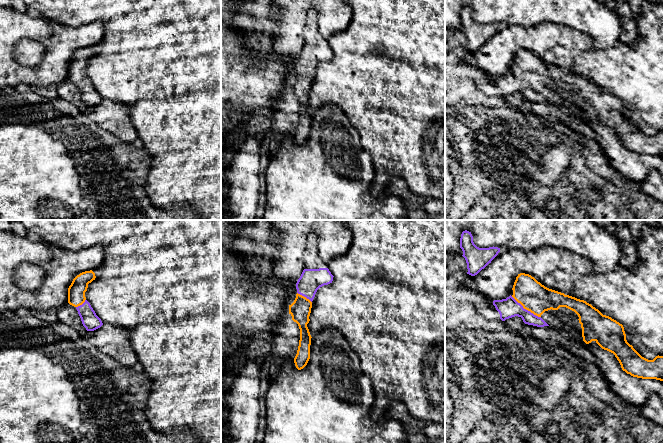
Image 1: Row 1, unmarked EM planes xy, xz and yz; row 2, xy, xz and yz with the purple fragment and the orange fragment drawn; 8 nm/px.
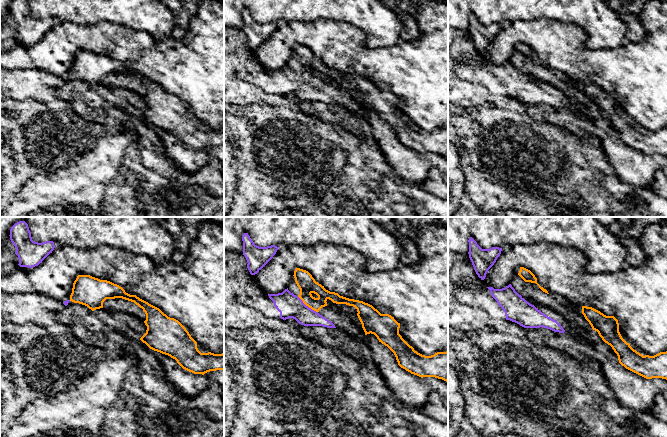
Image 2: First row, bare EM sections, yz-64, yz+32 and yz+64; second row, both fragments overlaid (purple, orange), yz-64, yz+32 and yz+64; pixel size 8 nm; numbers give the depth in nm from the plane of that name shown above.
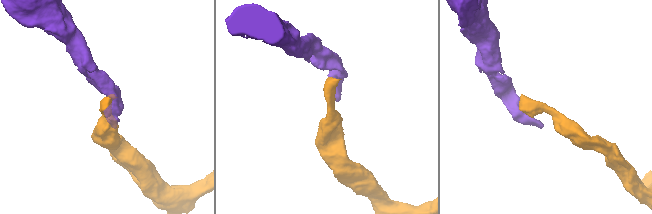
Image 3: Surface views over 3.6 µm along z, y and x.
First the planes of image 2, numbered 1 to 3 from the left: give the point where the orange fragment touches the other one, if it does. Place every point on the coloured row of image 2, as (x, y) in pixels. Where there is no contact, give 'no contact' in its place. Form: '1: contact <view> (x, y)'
1: no contact
2: contact yz+32 (307, 306)
3: no contact

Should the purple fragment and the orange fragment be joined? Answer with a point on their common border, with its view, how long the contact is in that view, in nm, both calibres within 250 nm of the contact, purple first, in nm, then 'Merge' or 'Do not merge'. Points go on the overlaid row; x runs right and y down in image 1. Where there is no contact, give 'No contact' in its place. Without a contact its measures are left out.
Touches purple at yz (525, 309). Shared border 300 nm. Thickness 160 nm (purple) against 240 nm. Merge

